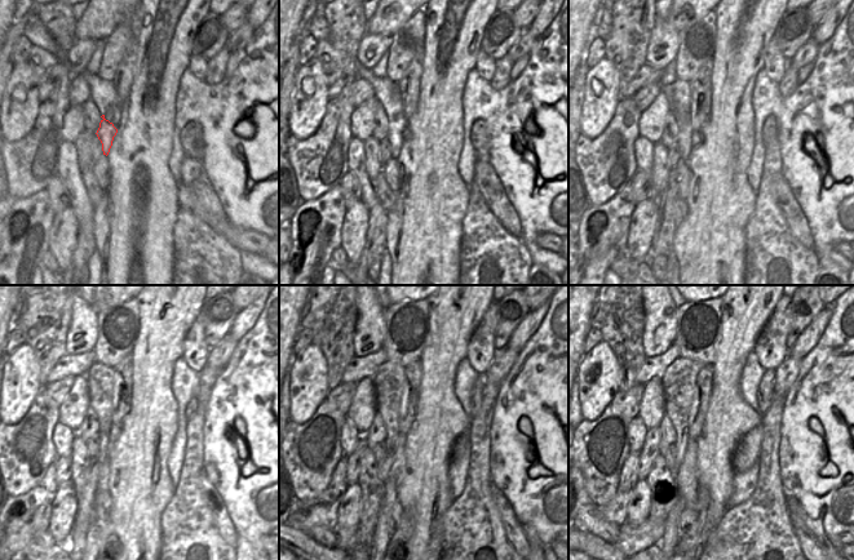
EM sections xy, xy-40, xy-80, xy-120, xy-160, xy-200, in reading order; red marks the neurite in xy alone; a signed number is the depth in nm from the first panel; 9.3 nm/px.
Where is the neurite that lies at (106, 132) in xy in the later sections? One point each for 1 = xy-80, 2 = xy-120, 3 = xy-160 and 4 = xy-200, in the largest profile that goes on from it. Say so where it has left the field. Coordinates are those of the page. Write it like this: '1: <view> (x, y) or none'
1: xy-80 (687, 140)
2: xy-120 (113, 435)
3: xy-160 (398, 465)
4: xy-200 (686, 478)

